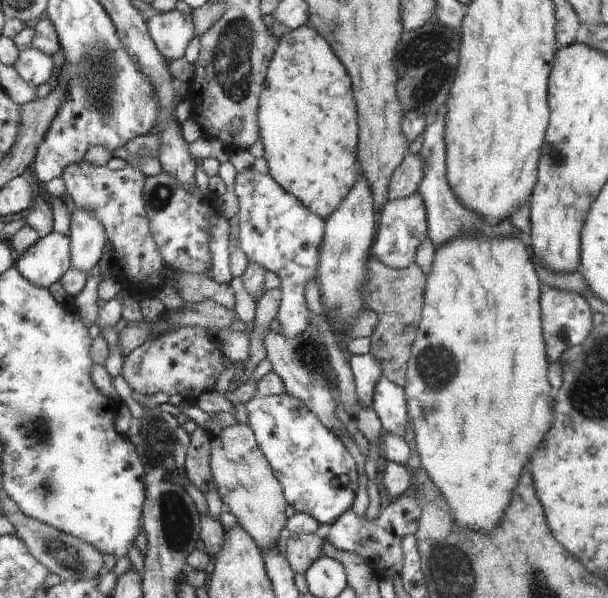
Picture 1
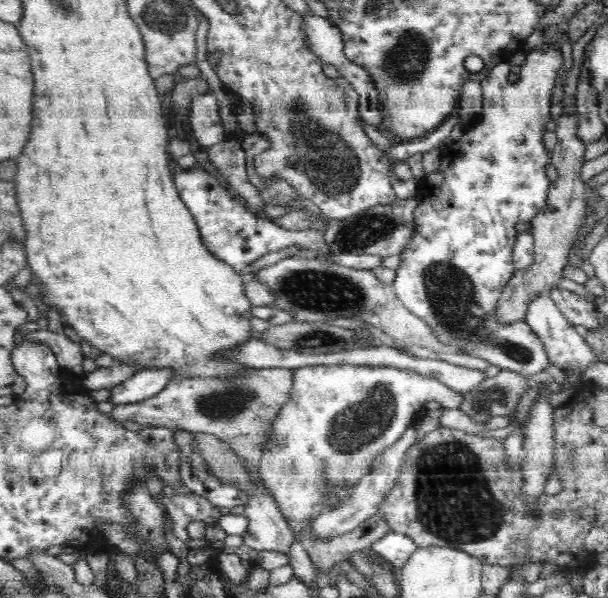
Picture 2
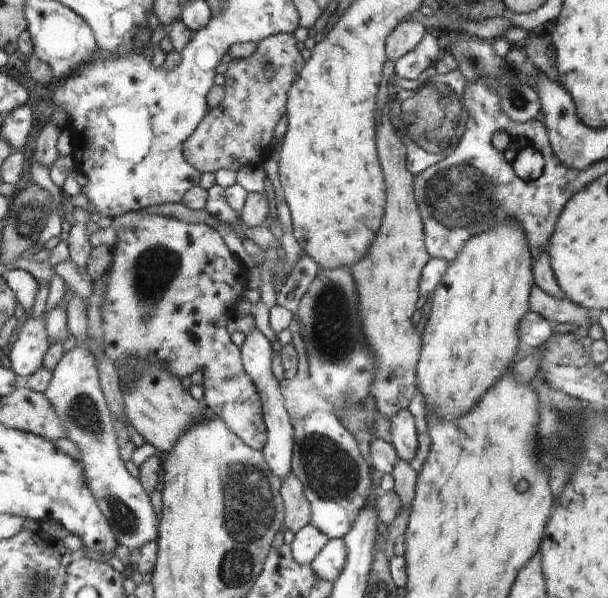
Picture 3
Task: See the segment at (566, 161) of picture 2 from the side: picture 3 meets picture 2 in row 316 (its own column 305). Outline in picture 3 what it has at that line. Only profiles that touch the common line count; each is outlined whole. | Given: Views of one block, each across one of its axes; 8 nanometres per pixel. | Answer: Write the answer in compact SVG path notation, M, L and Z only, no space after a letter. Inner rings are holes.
M290 471L281 482L285 498L285 527L295 534L311 521L312 507L306 498L304 483Z

